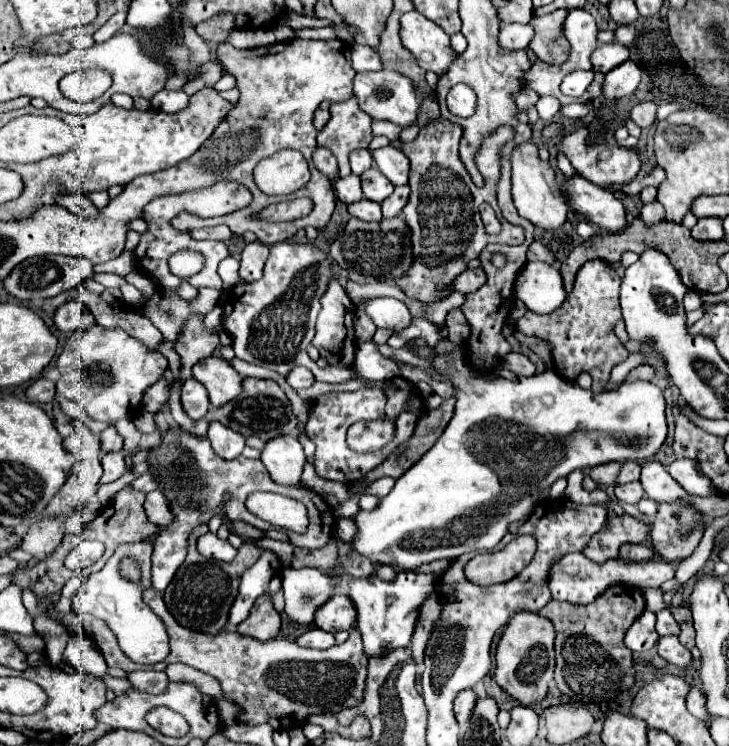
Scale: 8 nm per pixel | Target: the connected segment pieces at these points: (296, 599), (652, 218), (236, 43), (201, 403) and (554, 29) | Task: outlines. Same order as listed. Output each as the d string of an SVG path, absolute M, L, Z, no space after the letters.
M287 567L283 571L285 615L295 623L313 623L317 607L335 595L335 589L329 583L329 577L319 569Z
M653 201L653 203L643 205L639 215L647 225L653 225L653 223L659 223L665 219L665 209L663 209L663 205L659 205L659 201Z
M233 29L227 43L235 49L255 49L275 43L275 35L271 29Z
M187 379L183 385L181 385L181 403L183 403L183 409L185 413L191 417L191 419L201 419L205 417L207 409L209 409L209 397L207 397L207 391L205 387L197 381L197 379Z
M557 9L543 17L533 17L531 23L535 27L535 37L531 41L531 51L548 64L564 63L570 51L570 45L565 44L562 26L568 10Z

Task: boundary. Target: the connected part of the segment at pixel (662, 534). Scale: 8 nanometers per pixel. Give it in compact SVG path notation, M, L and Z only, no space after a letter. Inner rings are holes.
M685 503L659 505L659 511L651 527L651 543L655 553L669 563L683 561L685 557L689 557L693 549L699 545L705 531L701 525L695 525L699 519L701 515ZM683 525L695 525L687 539L677 537L677 529Z

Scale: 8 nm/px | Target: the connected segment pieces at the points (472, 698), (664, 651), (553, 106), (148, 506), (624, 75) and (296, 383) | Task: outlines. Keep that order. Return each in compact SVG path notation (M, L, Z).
M465 689L455 699L455 717L457 717L457 721L463 729L467 729L467 725L469 725L469 719L471 719L471 713L473 713L473 707L475 707L477 699L479 697L473 689Z
M661 637L657 643L657 649L667 663L673 663L677 667L687 667L693 661L691 653L679 643L677 637Z
M541 97L535 107L539 111L541 121L551 121L553 115L557 115L559 109L561 109L561 105L559 105L559 101L555 97Z
M159 489L145 495L145 513L159 527L165 527L165 525L169 525L173 521L173 513L169 509L169 501L165 499L165 495Z
M629 59L605 75L603 97L605 99L627 97L637 89L639 81L641 81L641 67Z
M295 367L289 375L287 375L287 383L293 387L293 389L305 389L305 387L311 387L315 383L313 379L313 373L305 367Z

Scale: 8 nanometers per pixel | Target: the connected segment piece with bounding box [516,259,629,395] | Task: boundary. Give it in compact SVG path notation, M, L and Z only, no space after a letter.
M587 261L575 279L575 287L567 301L551 315L537 315L527 311L519 321L516 330L529 337L539 337L553 343L555 369L561 377L575 381L581 371L592 376L593 395L603 391L609 382L613 365L625 361L629 355L623 343L615 337L613 327L621 319L619 309L619 285L621 277L603 261Z

